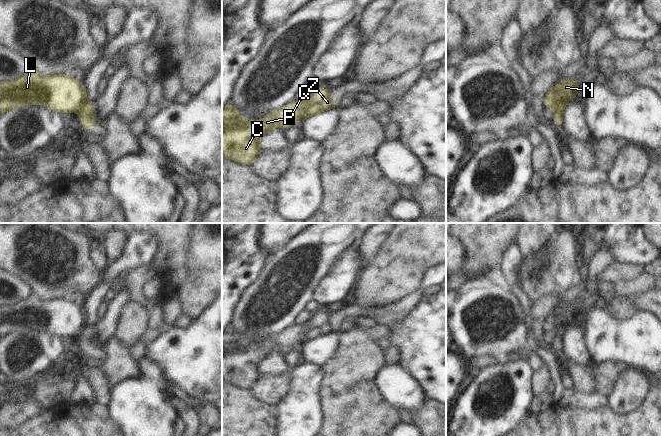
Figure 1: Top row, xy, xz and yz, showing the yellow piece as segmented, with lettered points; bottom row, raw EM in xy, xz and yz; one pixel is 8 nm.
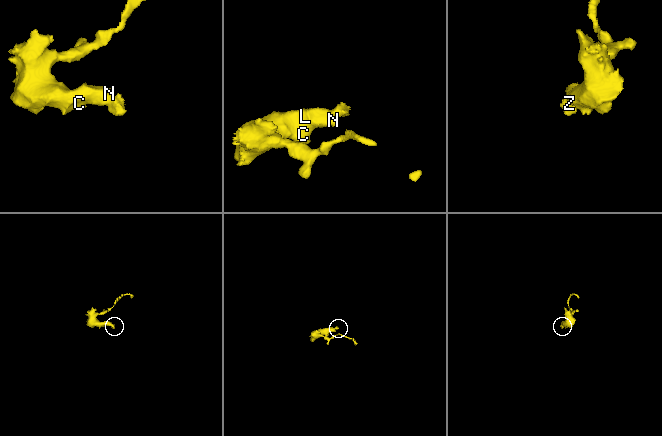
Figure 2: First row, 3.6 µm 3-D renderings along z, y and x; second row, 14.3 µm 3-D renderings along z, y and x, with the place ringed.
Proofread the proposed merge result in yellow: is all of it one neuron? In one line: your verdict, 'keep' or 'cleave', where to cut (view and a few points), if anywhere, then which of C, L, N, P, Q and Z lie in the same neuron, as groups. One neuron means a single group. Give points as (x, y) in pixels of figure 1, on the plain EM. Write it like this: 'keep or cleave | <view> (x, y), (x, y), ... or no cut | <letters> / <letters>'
keep | no cut | C L N P Q Z

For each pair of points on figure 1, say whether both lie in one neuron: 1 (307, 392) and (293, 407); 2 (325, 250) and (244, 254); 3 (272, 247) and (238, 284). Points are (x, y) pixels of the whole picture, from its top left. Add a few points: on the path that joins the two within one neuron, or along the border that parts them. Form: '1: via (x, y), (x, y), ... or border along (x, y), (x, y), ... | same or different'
1: via (304, 396), (297, 403) | same
2: border along (269, 257), (263, 272), (258, 278) | different
3: border along (261, 233), (261, 248), (269, 256) | different

